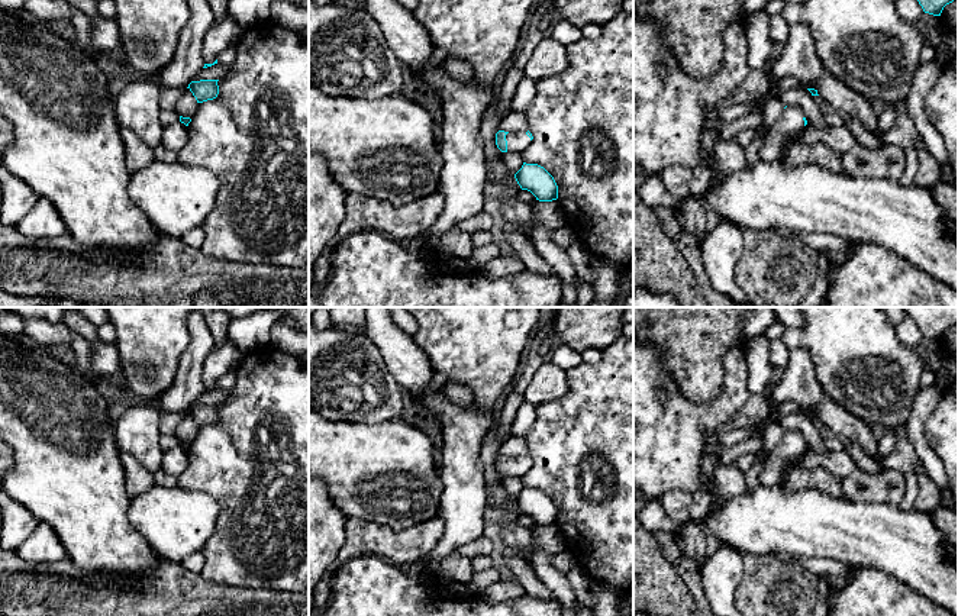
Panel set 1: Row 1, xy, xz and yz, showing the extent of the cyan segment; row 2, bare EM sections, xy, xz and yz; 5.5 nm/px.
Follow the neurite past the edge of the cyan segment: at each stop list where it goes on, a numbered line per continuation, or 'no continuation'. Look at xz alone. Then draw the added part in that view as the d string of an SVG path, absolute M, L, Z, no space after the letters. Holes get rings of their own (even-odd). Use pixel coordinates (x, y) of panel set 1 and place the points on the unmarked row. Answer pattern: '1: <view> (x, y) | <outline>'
1: xz (516, 465) | M509 457L506 459L507 475L520 478L532 467L526 457Z

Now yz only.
1: yz (792, 445) | M787 430L781 442L771 451L759 474L759 484L772 487L781 480L784 464L804 451L803 436L797 430Z

